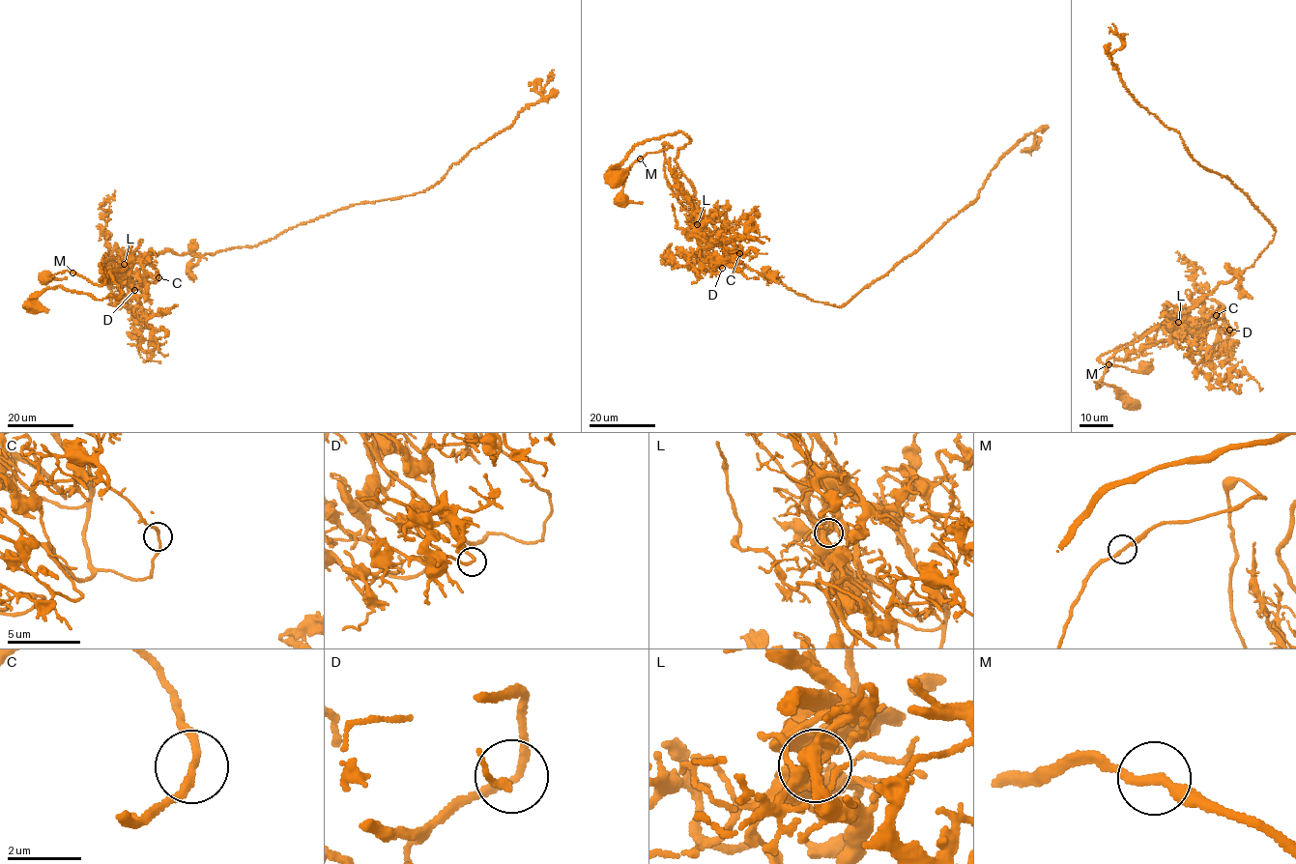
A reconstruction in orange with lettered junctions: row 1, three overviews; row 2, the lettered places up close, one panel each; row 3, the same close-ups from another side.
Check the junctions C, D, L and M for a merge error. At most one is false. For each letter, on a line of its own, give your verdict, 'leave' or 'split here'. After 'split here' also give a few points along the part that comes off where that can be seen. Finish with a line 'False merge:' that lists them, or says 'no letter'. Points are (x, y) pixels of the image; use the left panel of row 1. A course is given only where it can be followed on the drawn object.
C: leave
D: leave
L: split here | (125, 265), (166, 250), (203, 255), (255, 246), (351, 205), (423, 192), (539, 100), (552, 76), (547, 76)
M: leave
False merge: L

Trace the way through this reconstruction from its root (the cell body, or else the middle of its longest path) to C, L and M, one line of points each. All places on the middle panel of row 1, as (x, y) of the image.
C: (615, 178), (637, 145), (686, 134), (676, 160), (695, 193), (692, 207), (723, 221), (739, 253)
L: (615, 178), (617, 166), (637, 145), (686, 134), (690, 140), (676, 160), (695, 193), (698, 224)
M: (615, 178), (637, 145), (686, 134), (676, 160), (693, 211), (666, 177), (672, 147), (639, 158)

